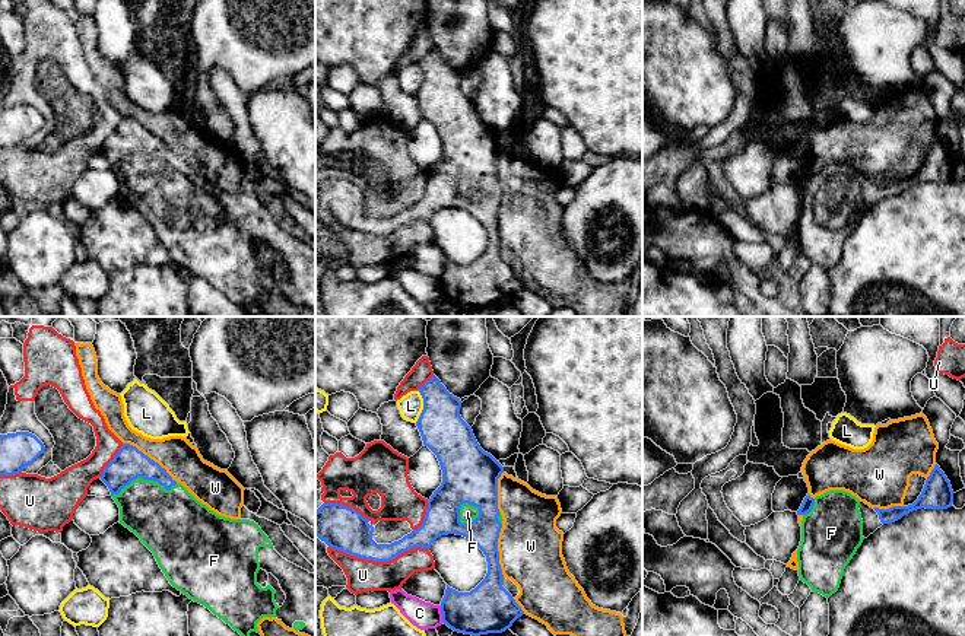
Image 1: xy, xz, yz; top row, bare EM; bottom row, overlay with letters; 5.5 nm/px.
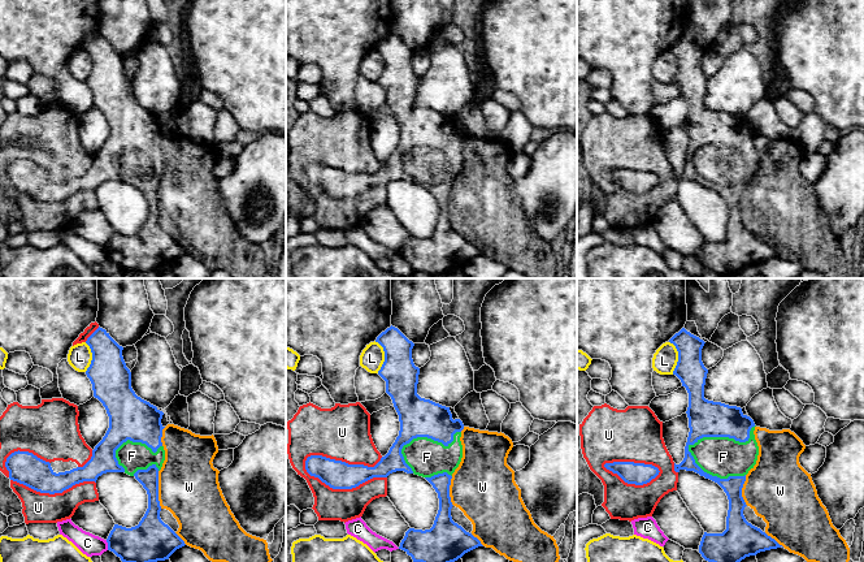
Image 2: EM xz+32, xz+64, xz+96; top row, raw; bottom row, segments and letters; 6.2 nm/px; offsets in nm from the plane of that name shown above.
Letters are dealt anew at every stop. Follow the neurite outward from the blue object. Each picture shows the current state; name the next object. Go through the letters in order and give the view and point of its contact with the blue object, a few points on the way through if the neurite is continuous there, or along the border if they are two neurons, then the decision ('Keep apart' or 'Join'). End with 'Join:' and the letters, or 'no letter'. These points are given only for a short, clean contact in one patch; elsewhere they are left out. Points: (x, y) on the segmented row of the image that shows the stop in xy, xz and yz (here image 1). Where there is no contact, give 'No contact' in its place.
C: Touches blue at xz (443, 614). Boundary: xz (440, 606), (444, 622). Keep apart
F: Touches blue at xy (143, 479). Join
L: Touches blue at xz (424, 406). Boundary: xz (418, 390), (422, 398), (422, 412), (415, 422). Keep apart
U: Touches blue at xz (378, 560). Keep apart
W: Touches blue at xy (149, 458). Keep apart
Join: F

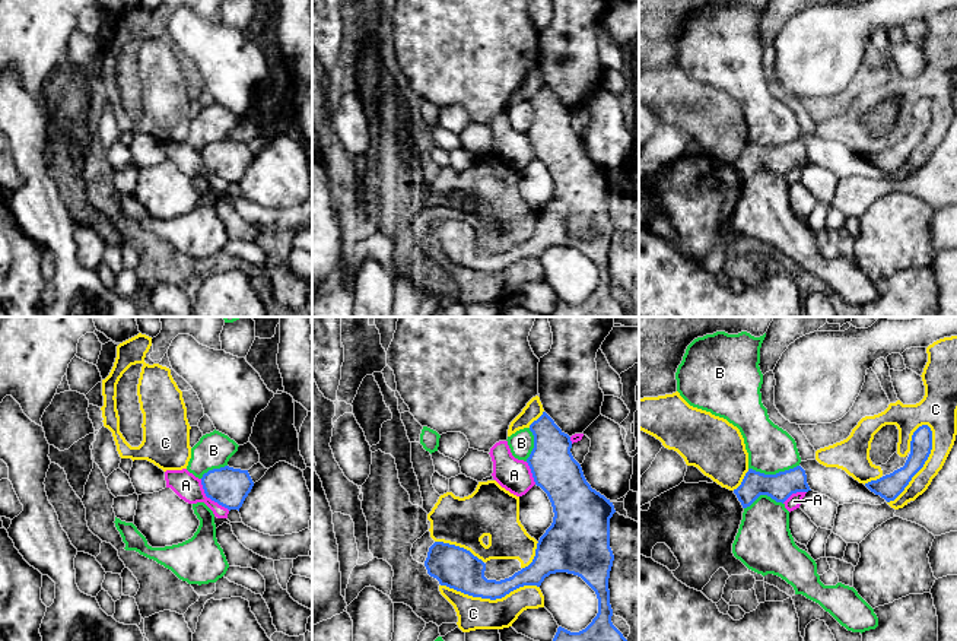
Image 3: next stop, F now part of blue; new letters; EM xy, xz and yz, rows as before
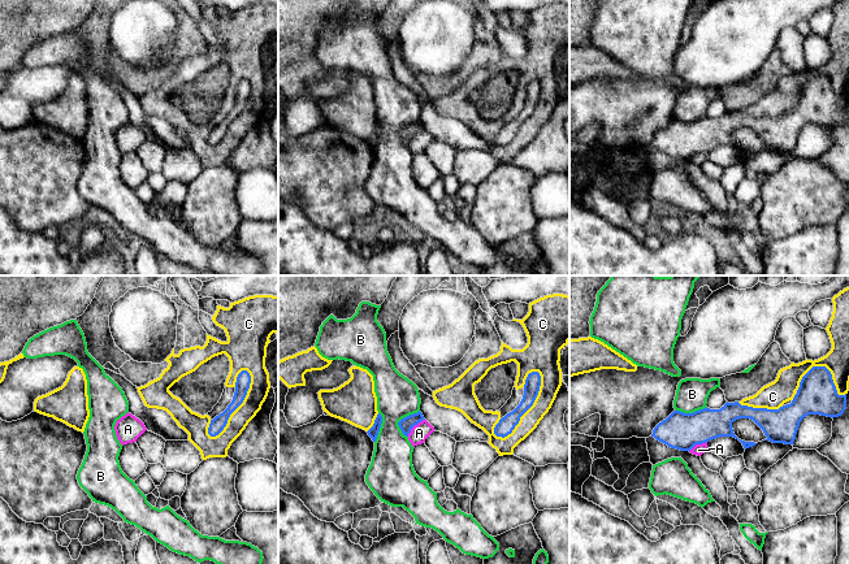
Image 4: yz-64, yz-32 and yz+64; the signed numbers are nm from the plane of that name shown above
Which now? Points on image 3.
A: Touches blue at xy (210, 498). Boundary: xy (200, 479), (203, 492), (229, 510). Keep apart
B: Touches blue at yz (773, 475). Keep apart
C: Touches blue at yz (924, 463). Keep apart
Join: no letter

